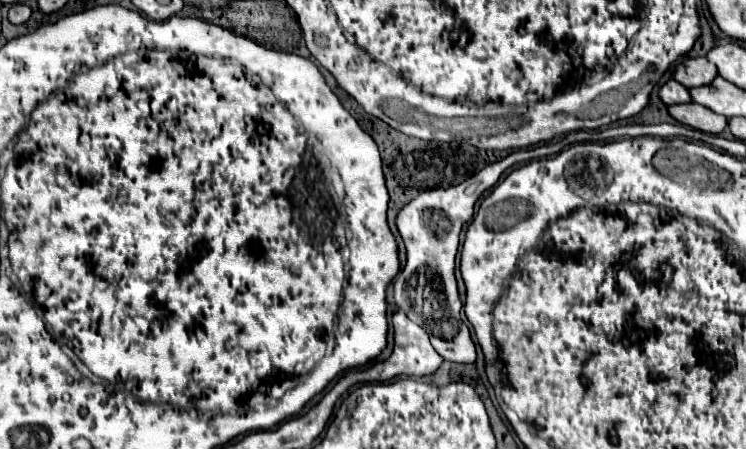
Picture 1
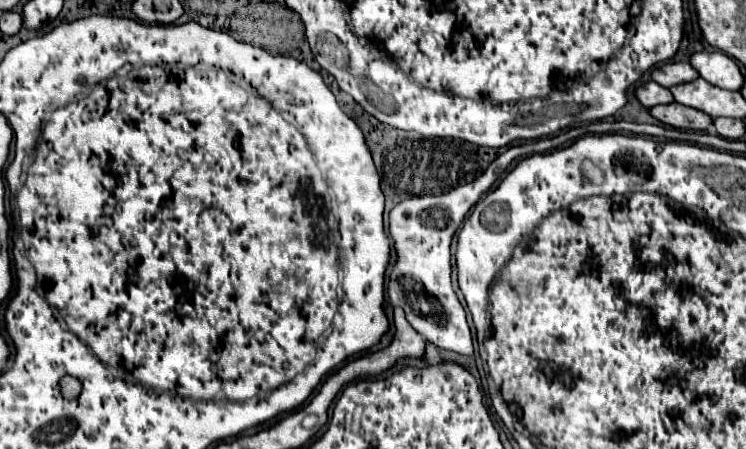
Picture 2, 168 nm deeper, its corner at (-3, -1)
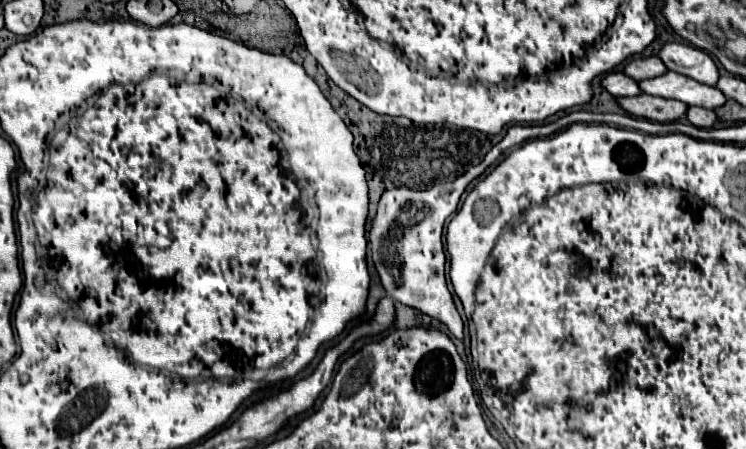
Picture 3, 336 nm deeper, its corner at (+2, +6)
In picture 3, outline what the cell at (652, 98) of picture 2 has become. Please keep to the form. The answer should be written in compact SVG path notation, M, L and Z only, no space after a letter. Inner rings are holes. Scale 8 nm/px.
M620 70L616 72L610 72L604 80L602 80L602 86L612 94L612 96L640 96L642 94L642 88L638 84L638 80L630 78L628 74L622 74Z

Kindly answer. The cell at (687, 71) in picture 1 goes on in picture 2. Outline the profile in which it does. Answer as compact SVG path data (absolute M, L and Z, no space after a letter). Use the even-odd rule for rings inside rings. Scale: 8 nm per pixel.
M665 63L657 69L651 71L651 79L655 83L659 83L661 87L673 87L673 85L679 85L679 83L687 83L687 81L693 81L697 79L697 71L689 65L689 63Z

